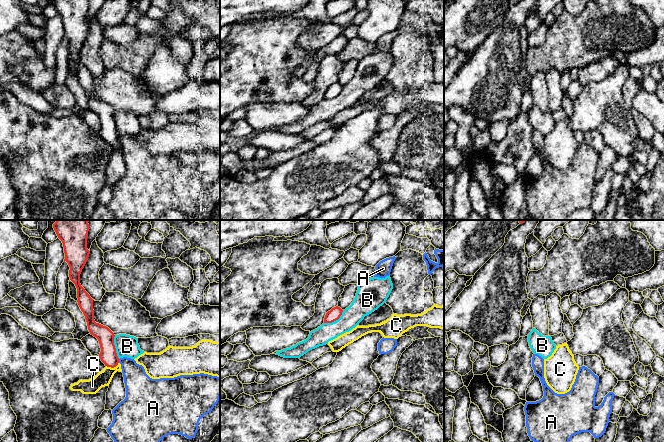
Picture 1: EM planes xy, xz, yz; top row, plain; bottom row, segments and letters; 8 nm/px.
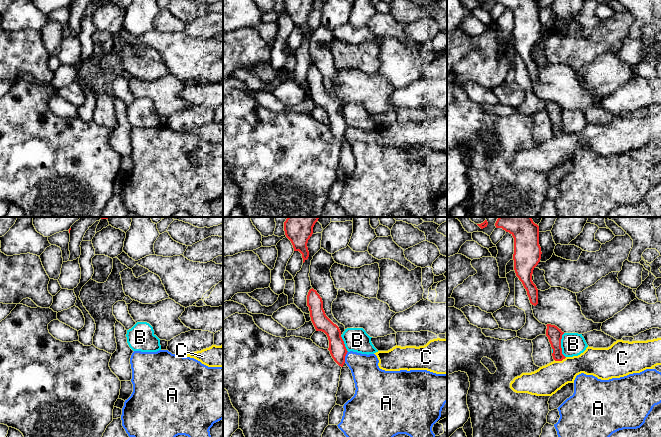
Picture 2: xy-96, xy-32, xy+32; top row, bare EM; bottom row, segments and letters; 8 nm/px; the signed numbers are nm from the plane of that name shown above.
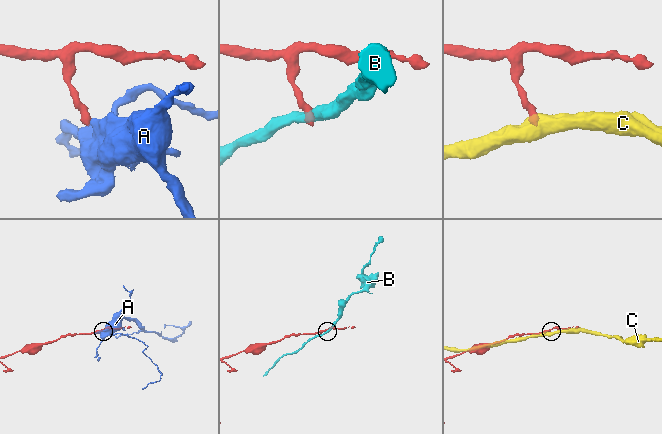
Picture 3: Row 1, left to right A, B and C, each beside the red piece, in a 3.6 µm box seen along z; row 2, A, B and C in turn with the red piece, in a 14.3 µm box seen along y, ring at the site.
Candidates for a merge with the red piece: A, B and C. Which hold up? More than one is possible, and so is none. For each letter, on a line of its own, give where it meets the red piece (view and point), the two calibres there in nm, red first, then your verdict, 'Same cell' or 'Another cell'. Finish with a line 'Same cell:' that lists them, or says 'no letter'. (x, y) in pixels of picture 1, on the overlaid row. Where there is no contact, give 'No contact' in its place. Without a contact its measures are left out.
A: Touches red at xy (118, 361). Thickness 140 nm (red) against 220 nm. Another cell
B: Touches red at xy (114, 347). Thickness 140 nm (red) against 180 nm. Another cell
C: Touches red at xy (112, 367). Thickness 140 nm (red) against 120 nm. Another cell
Same cell: no letter

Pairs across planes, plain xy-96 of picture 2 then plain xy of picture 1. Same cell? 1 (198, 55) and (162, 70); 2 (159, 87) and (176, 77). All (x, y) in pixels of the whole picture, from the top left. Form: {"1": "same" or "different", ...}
{"1": "same", "2": "different"}

